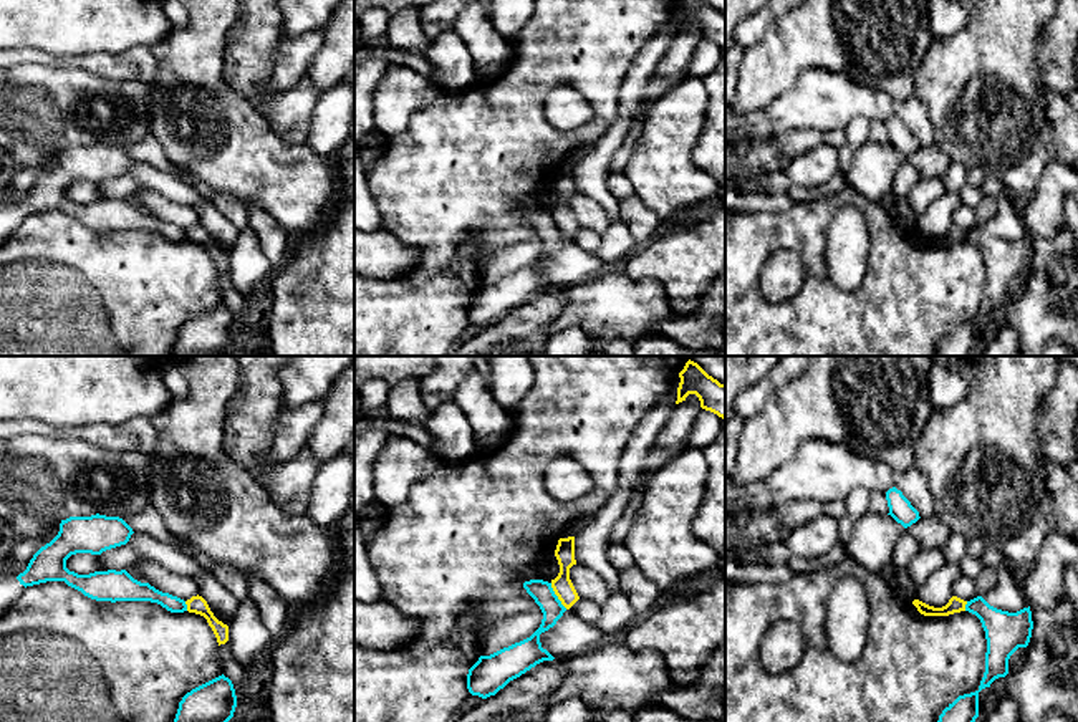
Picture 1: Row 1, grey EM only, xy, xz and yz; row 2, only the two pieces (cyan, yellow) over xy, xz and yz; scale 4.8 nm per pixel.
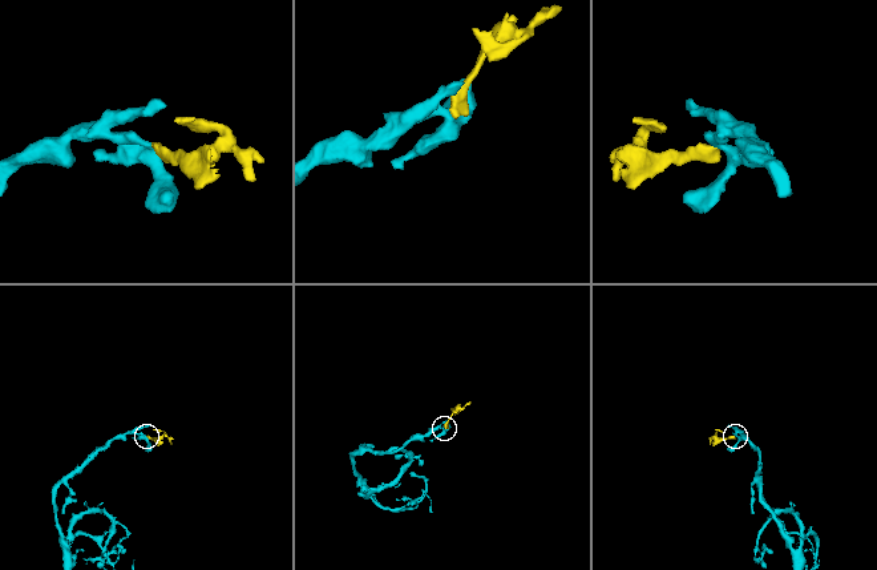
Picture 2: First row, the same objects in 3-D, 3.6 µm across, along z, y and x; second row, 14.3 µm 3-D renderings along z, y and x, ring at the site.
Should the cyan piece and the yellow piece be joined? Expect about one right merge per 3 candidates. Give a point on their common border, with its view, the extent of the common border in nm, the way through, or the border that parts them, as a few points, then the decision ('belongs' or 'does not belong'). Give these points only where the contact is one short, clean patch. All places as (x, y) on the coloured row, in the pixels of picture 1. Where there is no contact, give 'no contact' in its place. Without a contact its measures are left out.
xz (557, 596) | 150 nm | across xz (542, 592), (548, 596), (557, 596), (562, 585) | belongs

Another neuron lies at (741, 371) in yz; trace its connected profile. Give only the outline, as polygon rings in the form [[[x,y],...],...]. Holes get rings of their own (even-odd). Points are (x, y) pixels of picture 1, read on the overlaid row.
[[[725,356],[725,424],[735,412],[737,396],[758,383],[782,356]]]

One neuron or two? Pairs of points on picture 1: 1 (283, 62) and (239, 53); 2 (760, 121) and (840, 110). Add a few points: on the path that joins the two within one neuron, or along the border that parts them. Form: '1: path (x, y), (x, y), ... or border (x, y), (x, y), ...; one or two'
1: border (283, 35), (264, 83), (269, 95); two
2: path (780, 115), (789, 110), (820, 110); one

